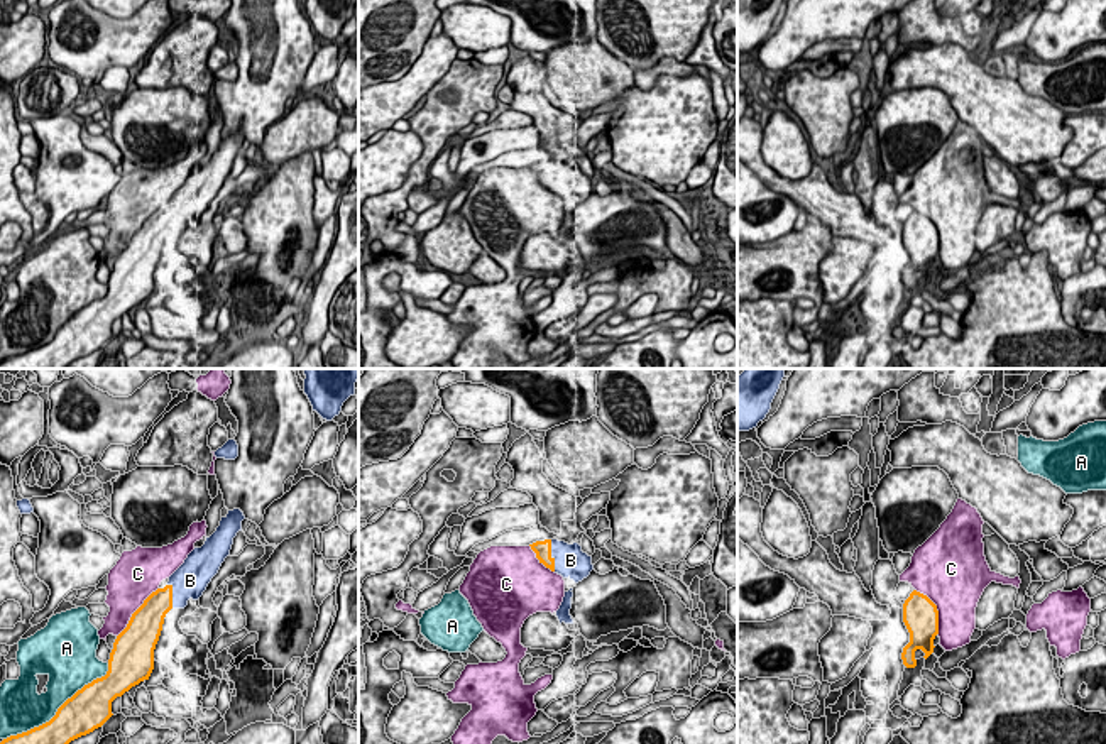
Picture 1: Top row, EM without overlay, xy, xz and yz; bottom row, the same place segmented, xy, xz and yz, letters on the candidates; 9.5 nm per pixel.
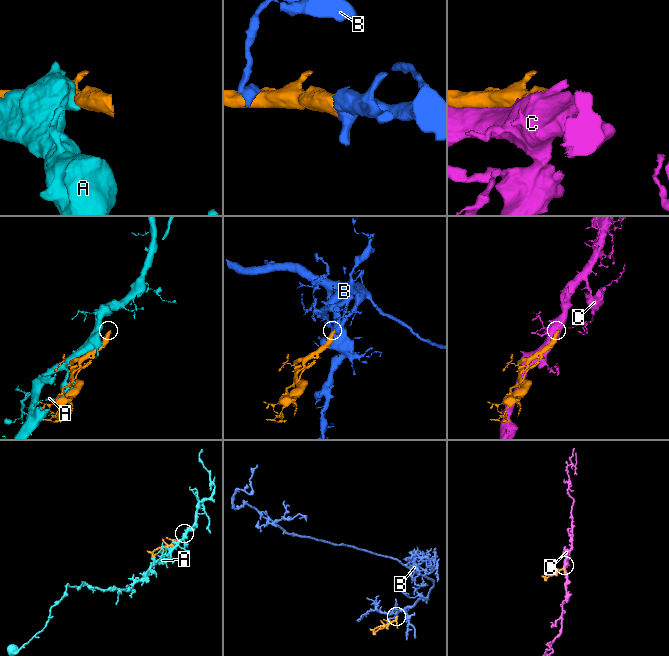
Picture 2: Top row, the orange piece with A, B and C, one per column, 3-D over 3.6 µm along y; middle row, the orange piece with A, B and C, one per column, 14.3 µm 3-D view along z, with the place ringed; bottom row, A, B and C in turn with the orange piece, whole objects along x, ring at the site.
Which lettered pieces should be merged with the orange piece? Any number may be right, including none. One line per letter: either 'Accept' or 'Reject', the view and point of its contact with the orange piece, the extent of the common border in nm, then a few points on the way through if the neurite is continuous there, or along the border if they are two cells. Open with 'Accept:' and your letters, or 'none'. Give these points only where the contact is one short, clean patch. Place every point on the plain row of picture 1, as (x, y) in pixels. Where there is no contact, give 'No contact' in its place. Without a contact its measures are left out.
Accept: B
A: Reject. Touches orange at xy (58, 330). Shared border 1250 nm
B: Accept. Touches orange at xz (550, 176). Shared border 300 nm. Path across: xz (542, 169), (550, 176), (570, 181)
C: Reject. Touches orange at xy (134, 234). Shared border 600 nm

